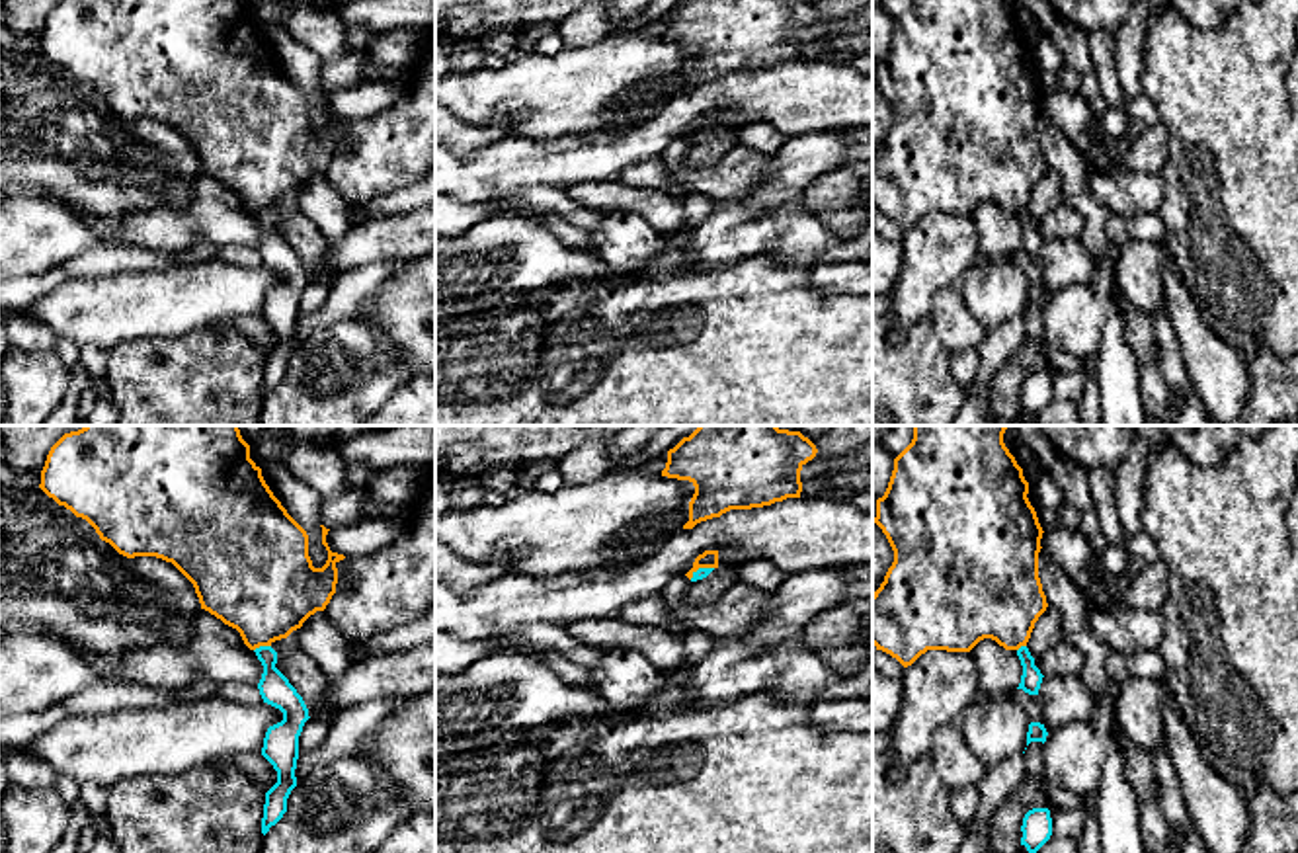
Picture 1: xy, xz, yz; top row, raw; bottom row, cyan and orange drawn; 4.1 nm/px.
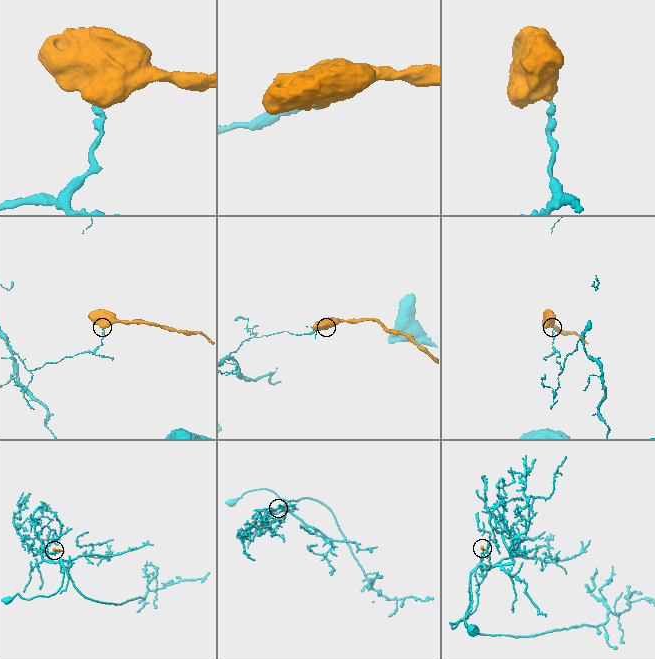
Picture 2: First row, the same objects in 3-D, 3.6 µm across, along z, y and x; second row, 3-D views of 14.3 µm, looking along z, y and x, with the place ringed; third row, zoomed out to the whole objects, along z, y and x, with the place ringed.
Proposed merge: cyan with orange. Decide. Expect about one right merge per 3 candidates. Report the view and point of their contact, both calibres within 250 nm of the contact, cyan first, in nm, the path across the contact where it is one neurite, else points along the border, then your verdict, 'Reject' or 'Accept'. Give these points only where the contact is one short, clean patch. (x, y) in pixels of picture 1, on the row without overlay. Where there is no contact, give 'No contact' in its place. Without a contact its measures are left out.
Touches cyan at xy (262, 209). Thickness 130 nm (cyan) against 420 nm. Boundary: xy (270, 207), (260, 207), (254, 213). Reject

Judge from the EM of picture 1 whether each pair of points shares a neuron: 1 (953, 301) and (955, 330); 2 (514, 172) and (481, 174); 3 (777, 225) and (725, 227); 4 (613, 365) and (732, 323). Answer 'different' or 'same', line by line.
1: same
2: same
3: same
4: same

